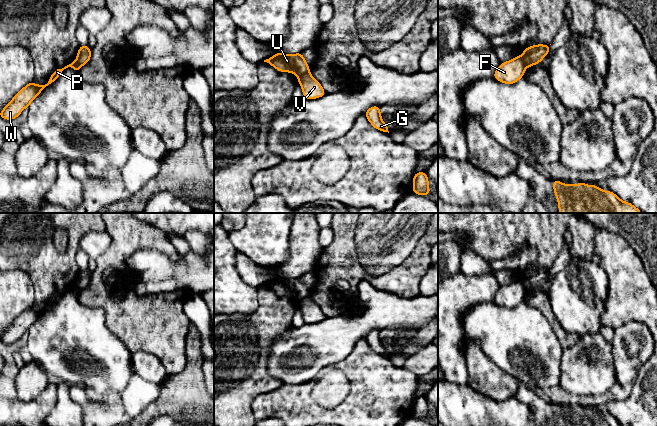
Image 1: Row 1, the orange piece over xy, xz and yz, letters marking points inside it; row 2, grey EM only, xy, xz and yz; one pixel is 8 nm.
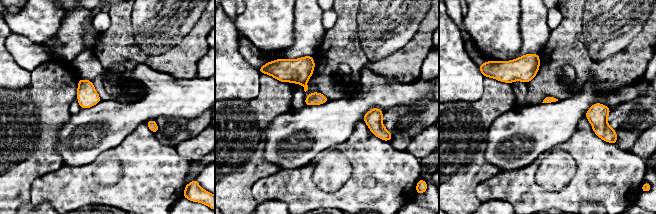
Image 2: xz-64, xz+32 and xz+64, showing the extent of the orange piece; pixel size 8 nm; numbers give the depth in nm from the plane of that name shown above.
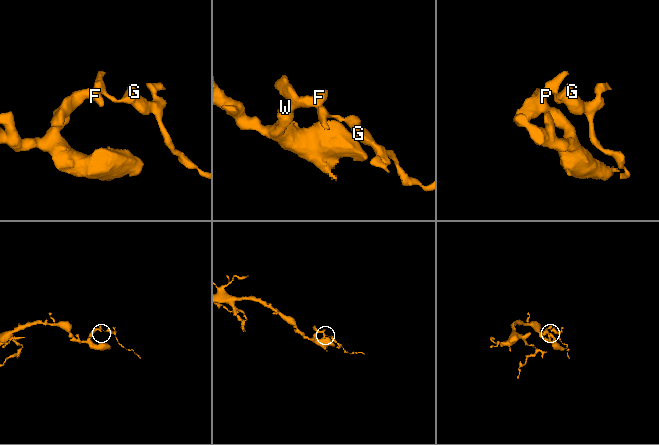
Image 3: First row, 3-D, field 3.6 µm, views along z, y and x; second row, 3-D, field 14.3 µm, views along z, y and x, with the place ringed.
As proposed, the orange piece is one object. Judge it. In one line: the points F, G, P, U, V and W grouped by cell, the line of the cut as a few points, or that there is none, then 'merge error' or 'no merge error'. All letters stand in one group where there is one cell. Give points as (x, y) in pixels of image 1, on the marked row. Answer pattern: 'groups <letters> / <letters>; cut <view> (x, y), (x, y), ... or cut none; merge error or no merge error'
groups F P U W / G V; cut yz (520, 56), (526, 67); merge error

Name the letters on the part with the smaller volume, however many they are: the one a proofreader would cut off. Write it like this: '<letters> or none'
G, V

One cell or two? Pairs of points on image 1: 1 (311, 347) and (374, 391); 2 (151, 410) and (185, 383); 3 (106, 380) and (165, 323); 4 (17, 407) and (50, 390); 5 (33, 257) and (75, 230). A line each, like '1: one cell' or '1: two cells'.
1: two cells
2: one cell
3: two cells
4: one cell
5: one cell

